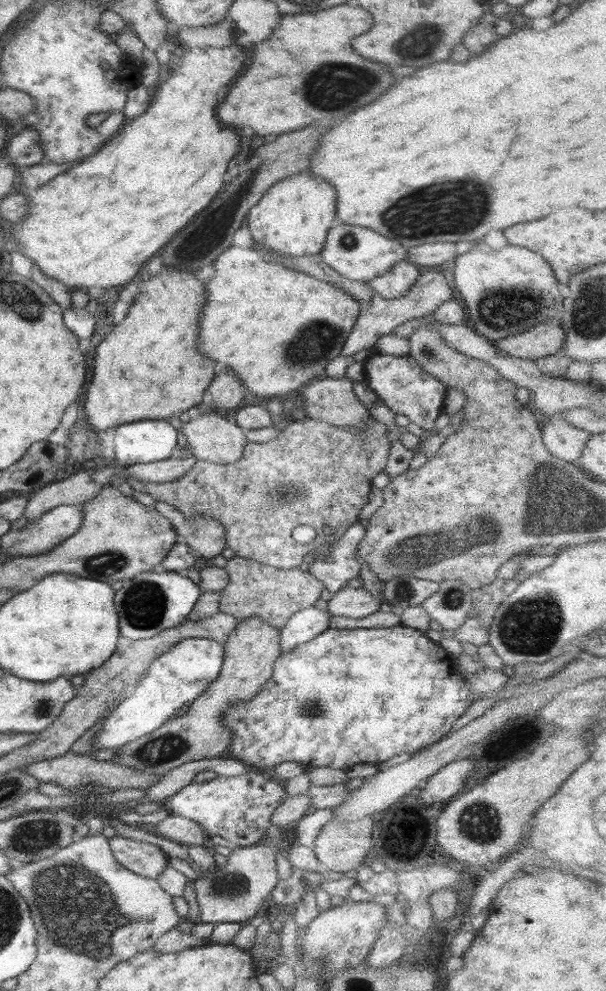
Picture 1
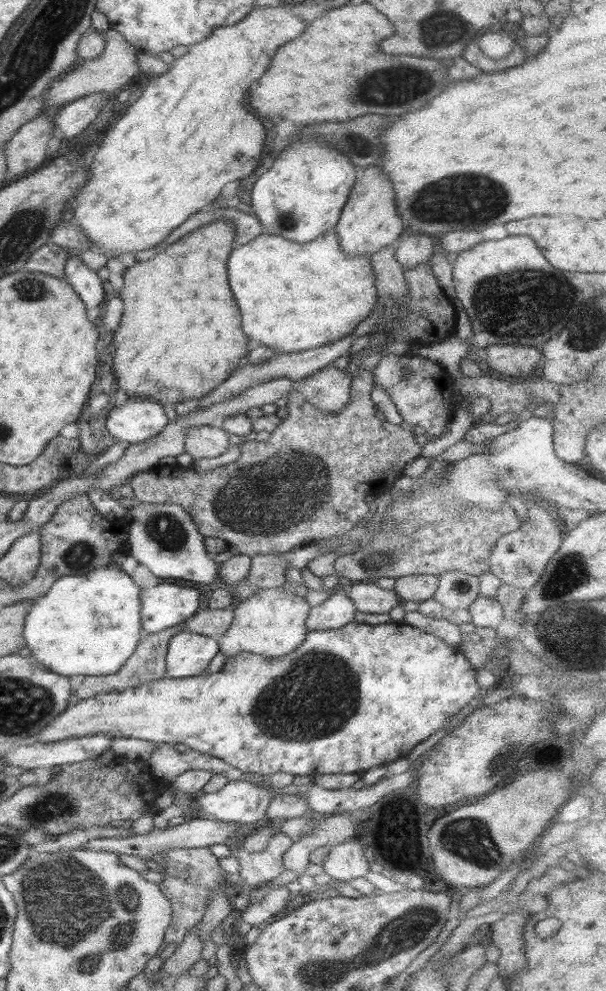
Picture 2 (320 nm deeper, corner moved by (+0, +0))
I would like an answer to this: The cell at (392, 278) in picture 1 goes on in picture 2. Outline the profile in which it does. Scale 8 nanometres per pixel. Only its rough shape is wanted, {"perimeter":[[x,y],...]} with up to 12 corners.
{"perimeter":[[406,233],[395,257],[404,269],[429,262],[437,239]]}

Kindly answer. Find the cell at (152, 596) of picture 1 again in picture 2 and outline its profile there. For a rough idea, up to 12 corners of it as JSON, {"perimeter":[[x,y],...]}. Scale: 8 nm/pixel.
{"perimeter":[[174,584],[141,589],[144,633],[196,614],[197,589]]}

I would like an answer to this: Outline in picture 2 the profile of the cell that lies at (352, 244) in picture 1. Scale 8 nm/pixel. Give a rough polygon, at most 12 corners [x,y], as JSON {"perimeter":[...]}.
{"perimeter":[[370,165],[334,229],[363,257],[407,233],[390,178]]}

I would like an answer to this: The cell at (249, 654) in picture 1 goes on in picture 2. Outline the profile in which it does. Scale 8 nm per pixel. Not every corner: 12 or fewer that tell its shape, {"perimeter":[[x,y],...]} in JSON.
{"perimeter":[[260,589],[232,607],[226,658],[278,658],[309,631],[305,597]]}

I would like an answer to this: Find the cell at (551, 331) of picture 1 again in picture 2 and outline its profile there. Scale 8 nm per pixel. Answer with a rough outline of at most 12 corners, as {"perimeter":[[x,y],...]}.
{"perimeter":[[487,345],[482,363],[527,377],[540,346]]}

